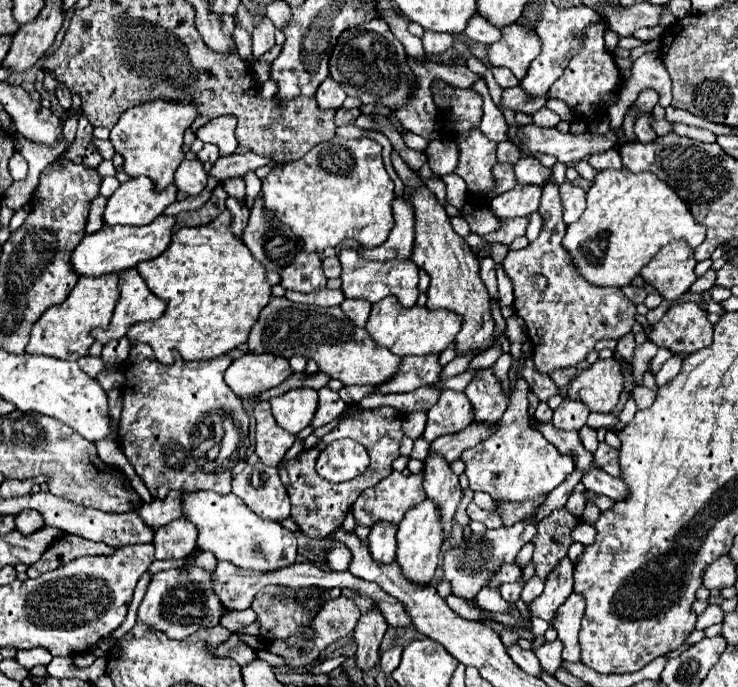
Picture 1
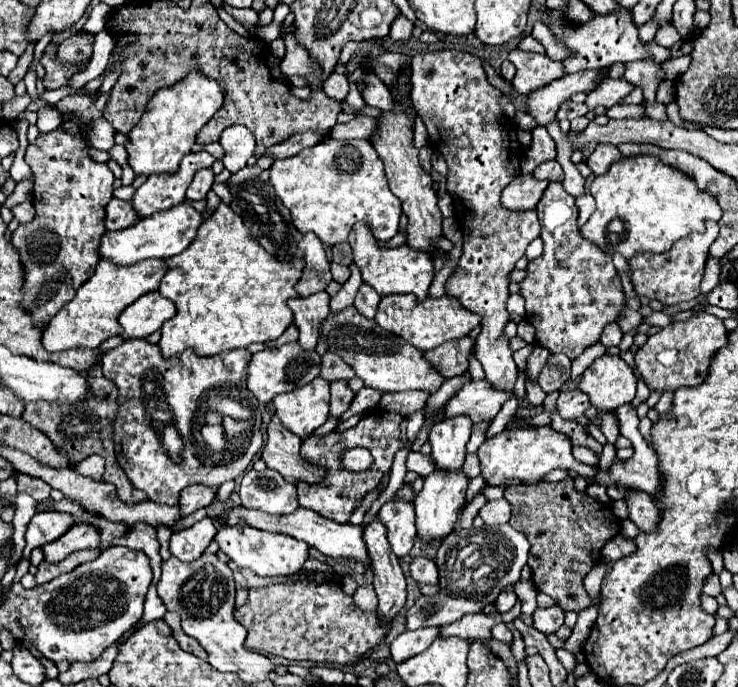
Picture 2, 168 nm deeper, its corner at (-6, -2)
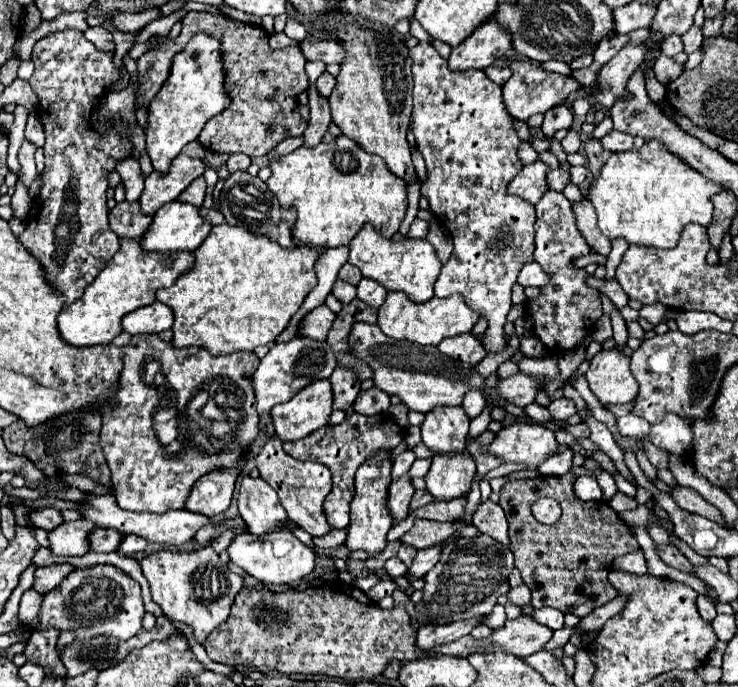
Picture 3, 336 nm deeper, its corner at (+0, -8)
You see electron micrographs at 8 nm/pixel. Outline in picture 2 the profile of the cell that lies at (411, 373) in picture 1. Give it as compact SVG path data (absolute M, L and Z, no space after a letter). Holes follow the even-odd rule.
M469 336L457 340L457 342L445 342L429 352L423 354L423 358L443 376L453 378L457 374L467 372L467 358L473 350L473 340Z

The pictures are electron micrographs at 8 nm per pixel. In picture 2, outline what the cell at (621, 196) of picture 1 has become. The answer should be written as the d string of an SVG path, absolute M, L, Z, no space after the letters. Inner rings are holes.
M635 156L621 158L615 162L607 174L597 176L591 184L591 196L597 202L597 210L591 214L585 226L581 226L581 236L593 242L597 248L605 250L605 254L621 254L623 258L633 258L641 252L663 254L667 252L679 238L705 230L705 220L719 220L721 208L719 204L705 192L701 192L691 178L669 168L655 156Z

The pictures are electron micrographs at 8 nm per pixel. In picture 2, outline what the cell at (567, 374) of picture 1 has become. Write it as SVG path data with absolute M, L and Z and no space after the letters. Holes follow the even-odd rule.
M551 354L543 374L539 376L539 386L545 392L563 390L571 380L571 360L565 358L565 354Z

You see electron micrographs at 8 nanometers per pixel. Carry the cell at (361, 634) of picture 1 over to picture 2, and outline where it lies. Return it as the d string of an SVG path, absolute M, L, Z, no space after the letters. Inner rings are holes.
M373 520L369 526L363 528L363 538L373 558L373 588L379 600L377 616L381 618L381 622L389 624L405 606L405 576L401 572L399 558L389 550L385 526L379 520Z

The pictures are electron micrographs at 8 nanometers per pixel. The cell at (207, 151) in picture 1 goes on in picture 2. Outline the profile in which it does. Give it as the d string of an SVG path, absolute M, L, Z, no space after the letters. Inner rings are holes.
M199 150L181 160L181 168L175 174L151 174L143 186L131 198L131 206L139 218L147 218L155 212L165 212L185 200L185 190L193 180L193 174L201 168L211 168L215 156Z

